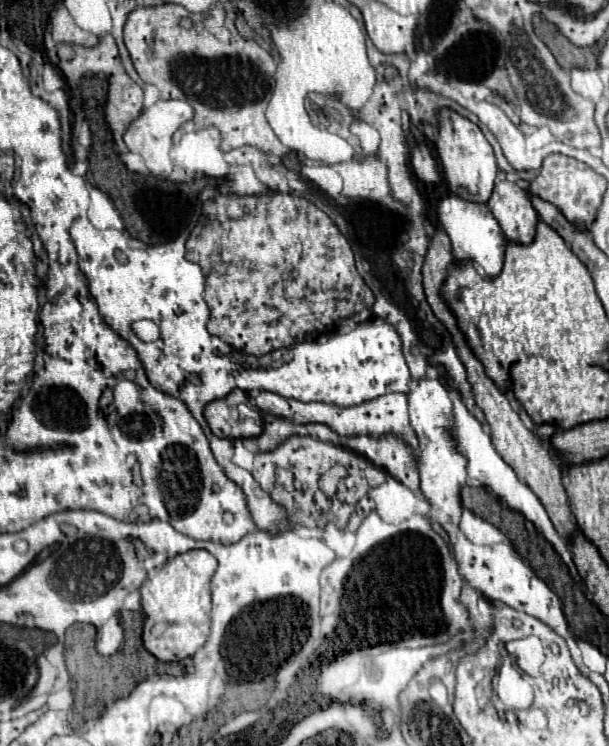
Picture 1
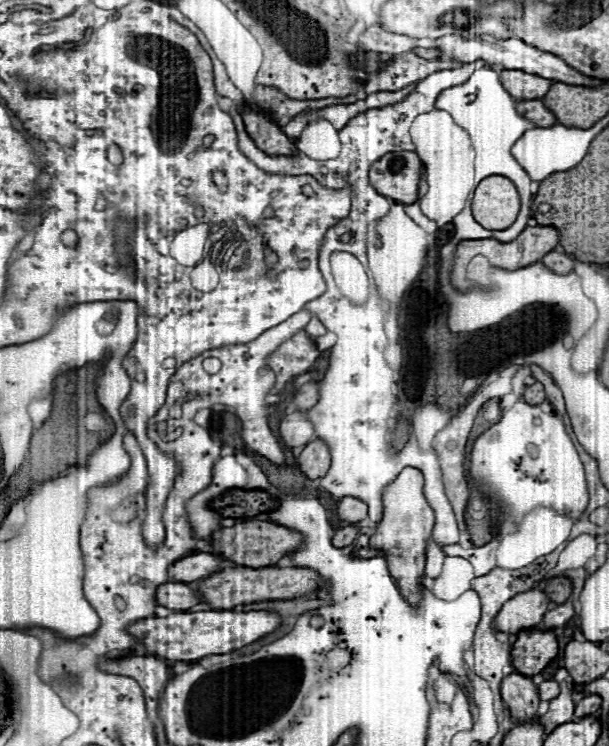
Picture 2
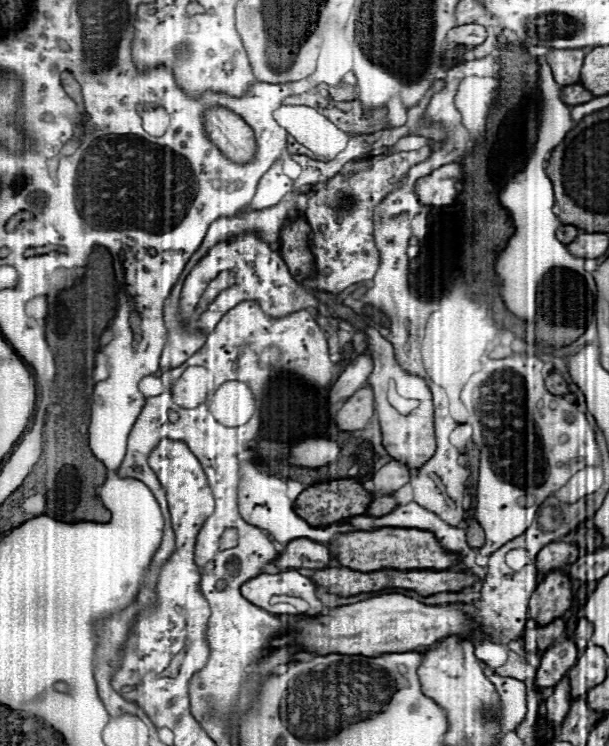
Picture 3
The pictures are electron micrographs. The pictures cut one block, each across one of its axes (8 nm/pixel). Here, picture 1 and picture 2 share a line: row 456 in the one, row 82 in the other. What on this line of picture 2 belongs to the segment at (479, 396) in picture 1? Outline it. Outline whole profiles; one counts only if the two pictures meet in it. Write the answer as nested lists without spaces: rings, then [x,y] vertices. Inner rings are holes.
[[[504,70],[500,74],[502,86],[516,98],[516,100],[530,100],[530,96],[546,96],[554,80],[540,78],[536,74],[526,74],[522,70]]]

